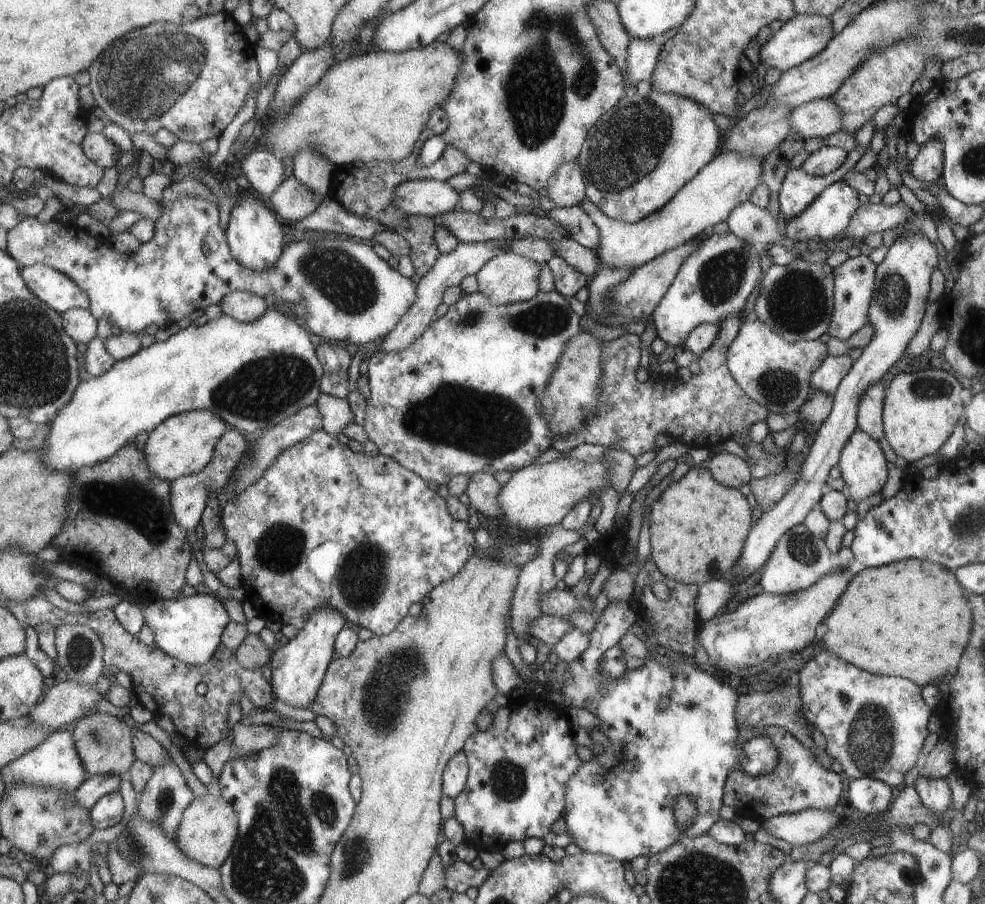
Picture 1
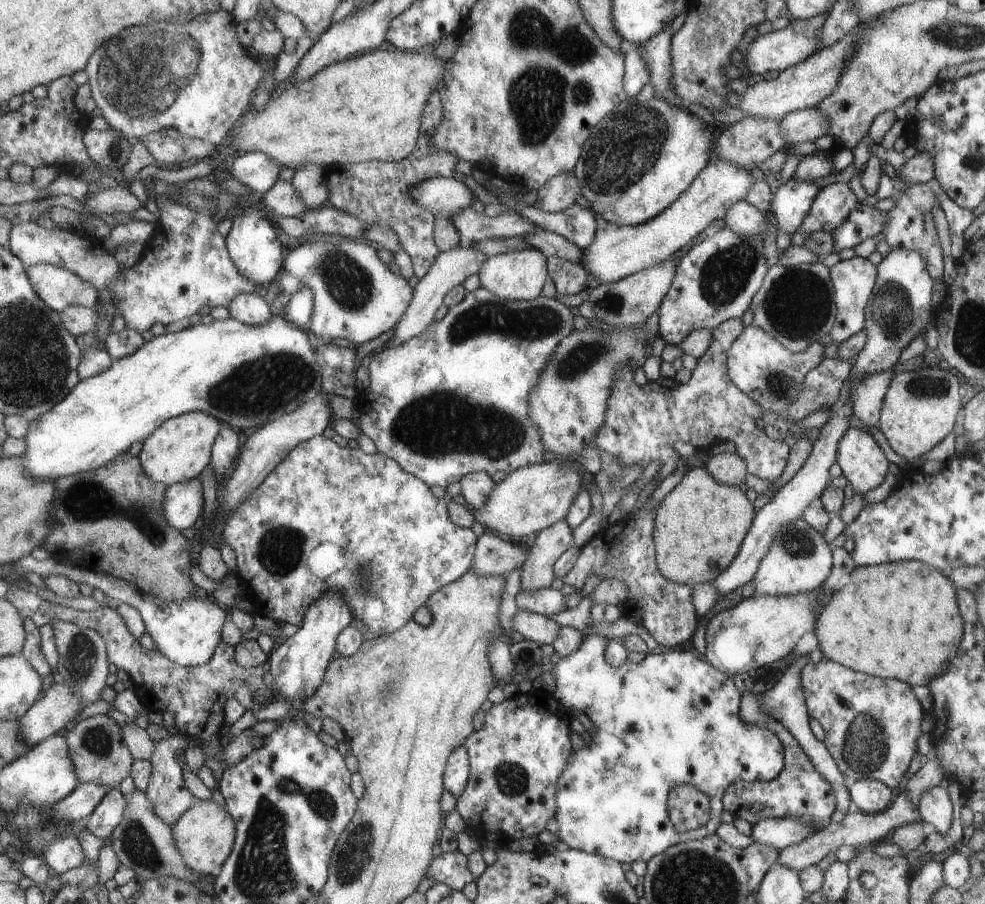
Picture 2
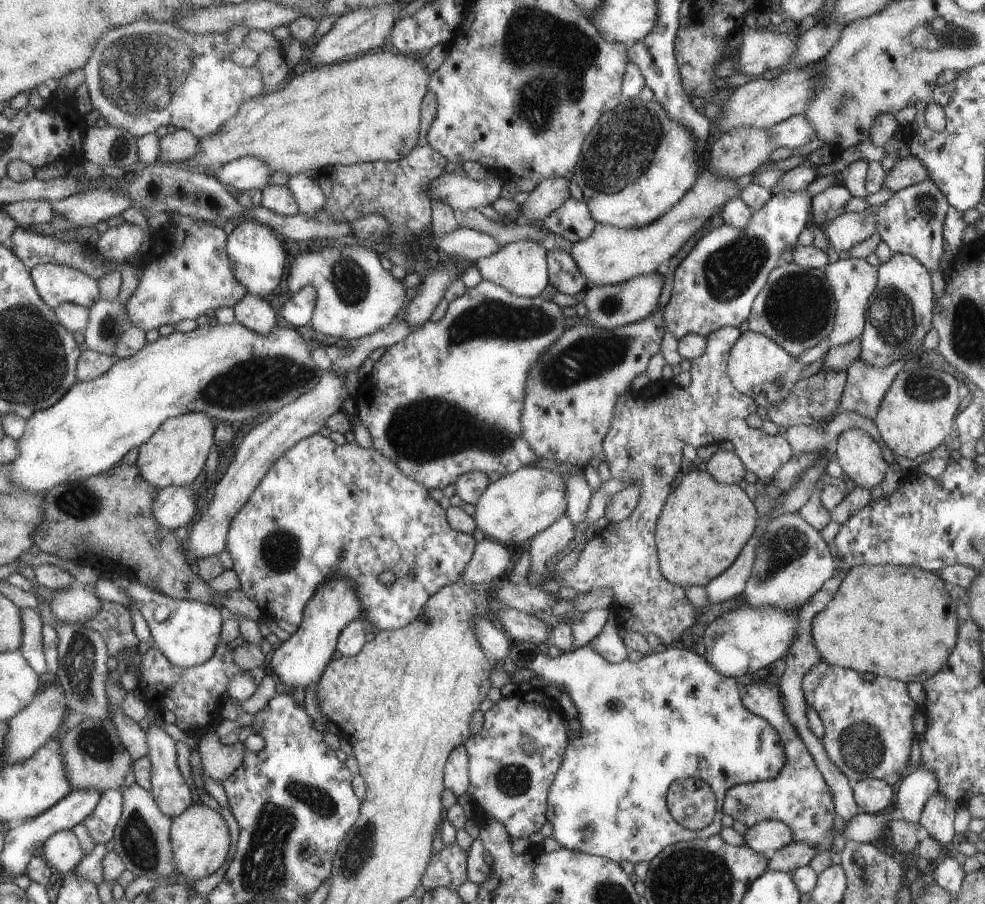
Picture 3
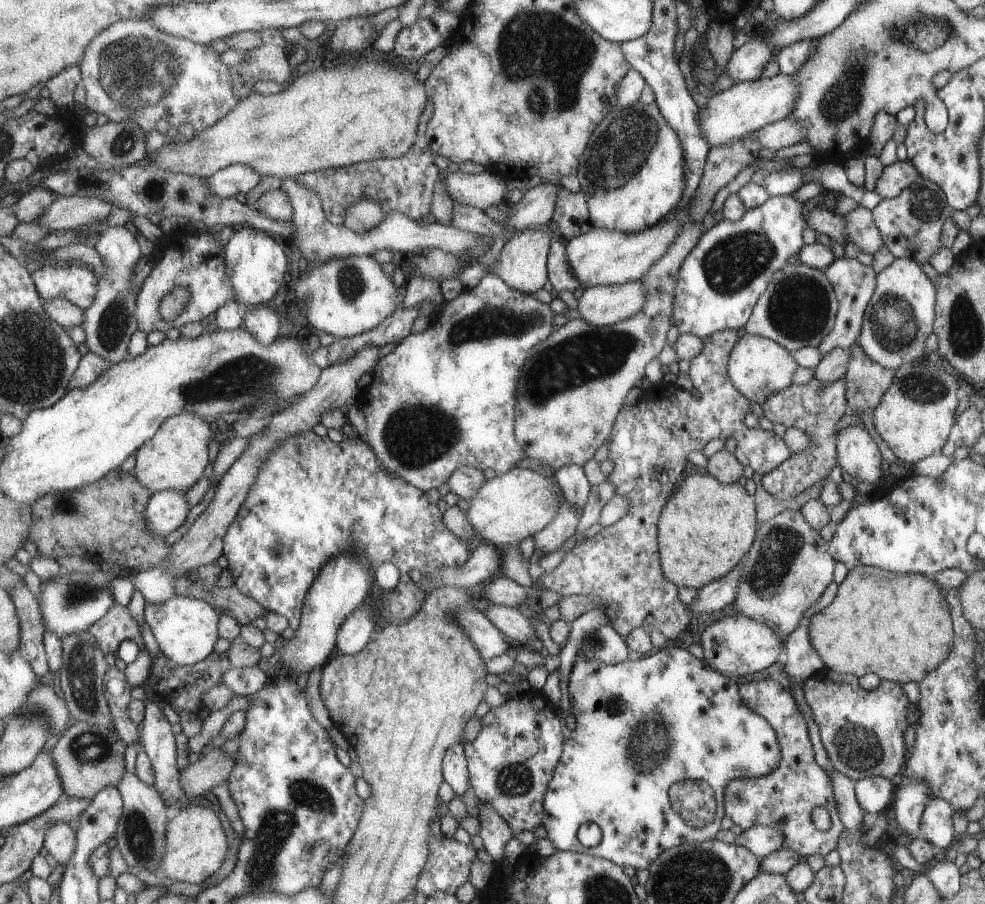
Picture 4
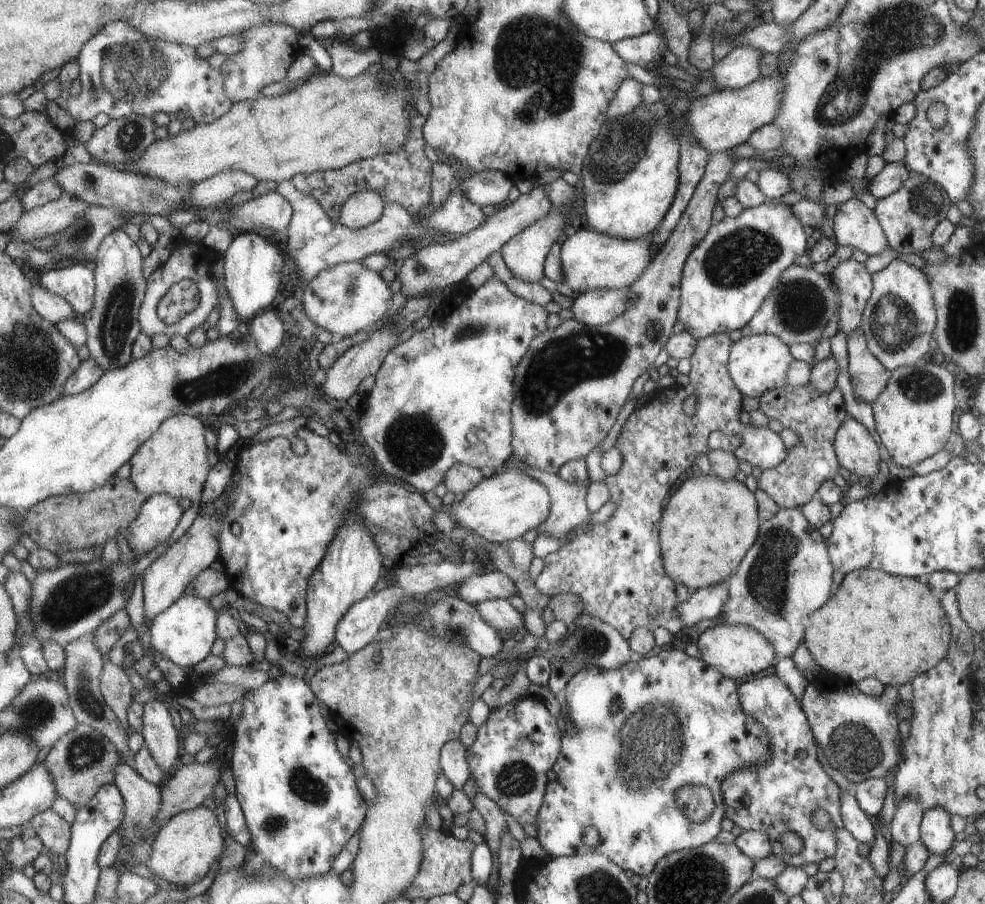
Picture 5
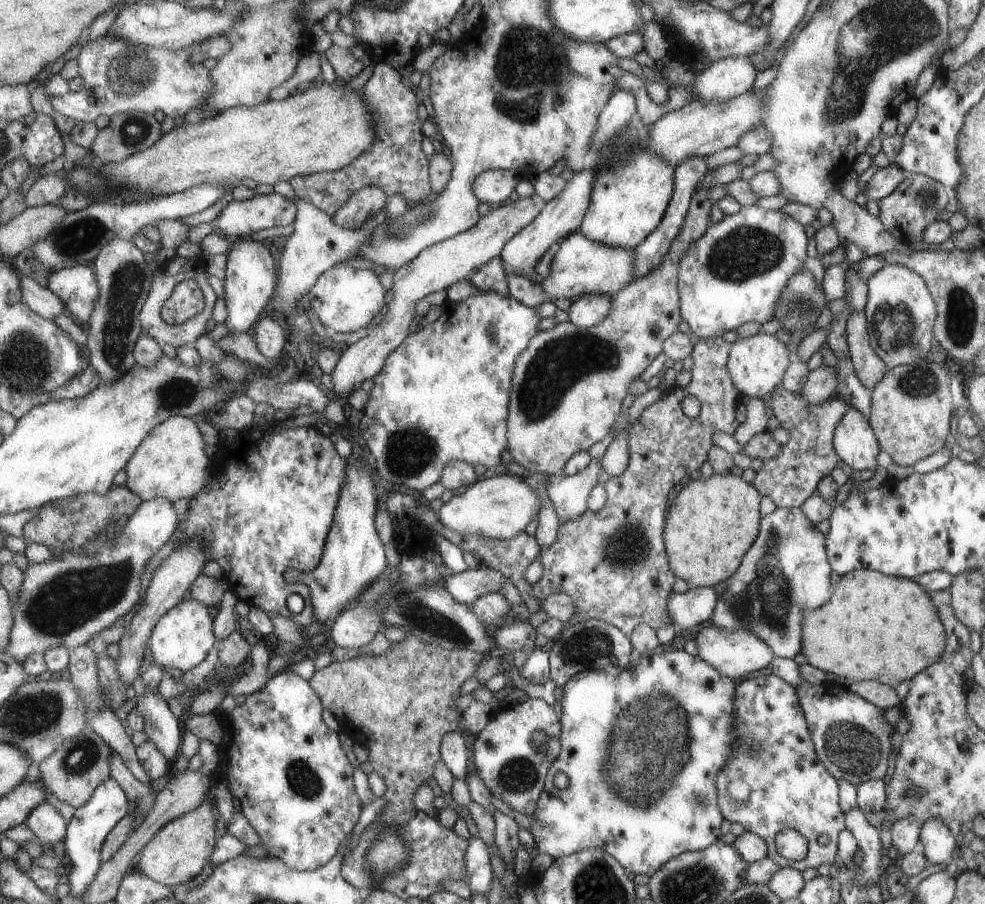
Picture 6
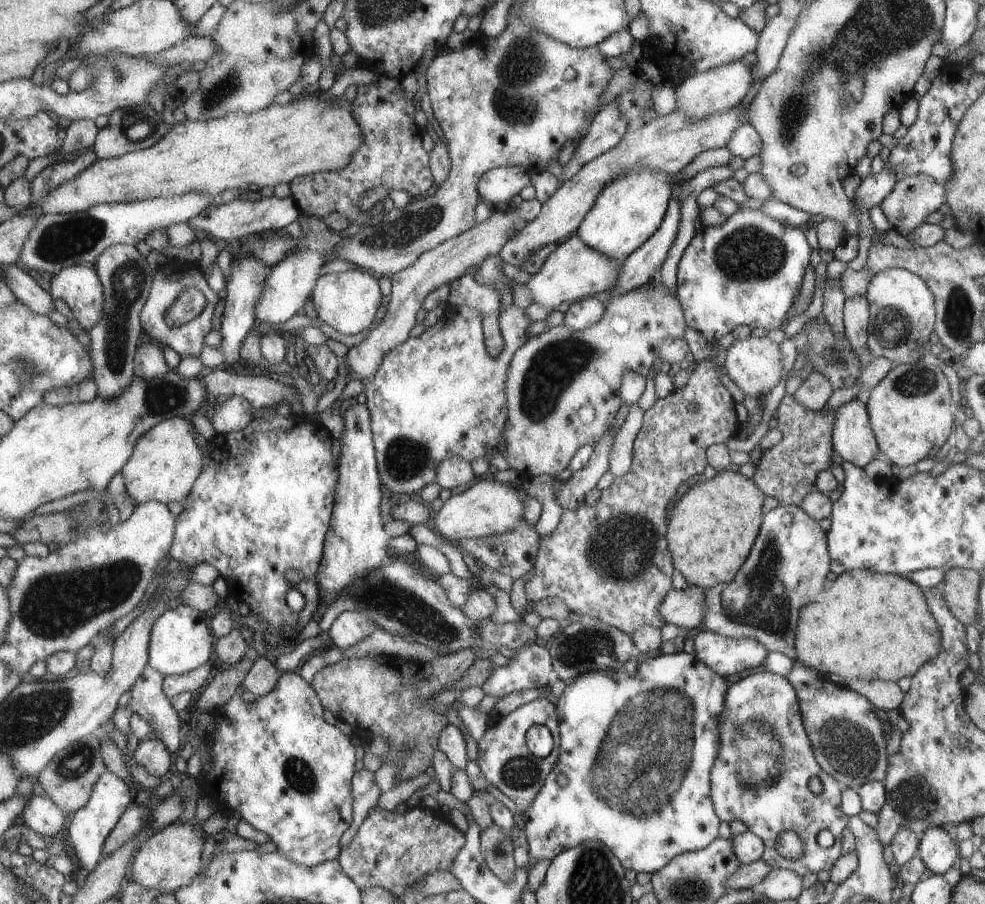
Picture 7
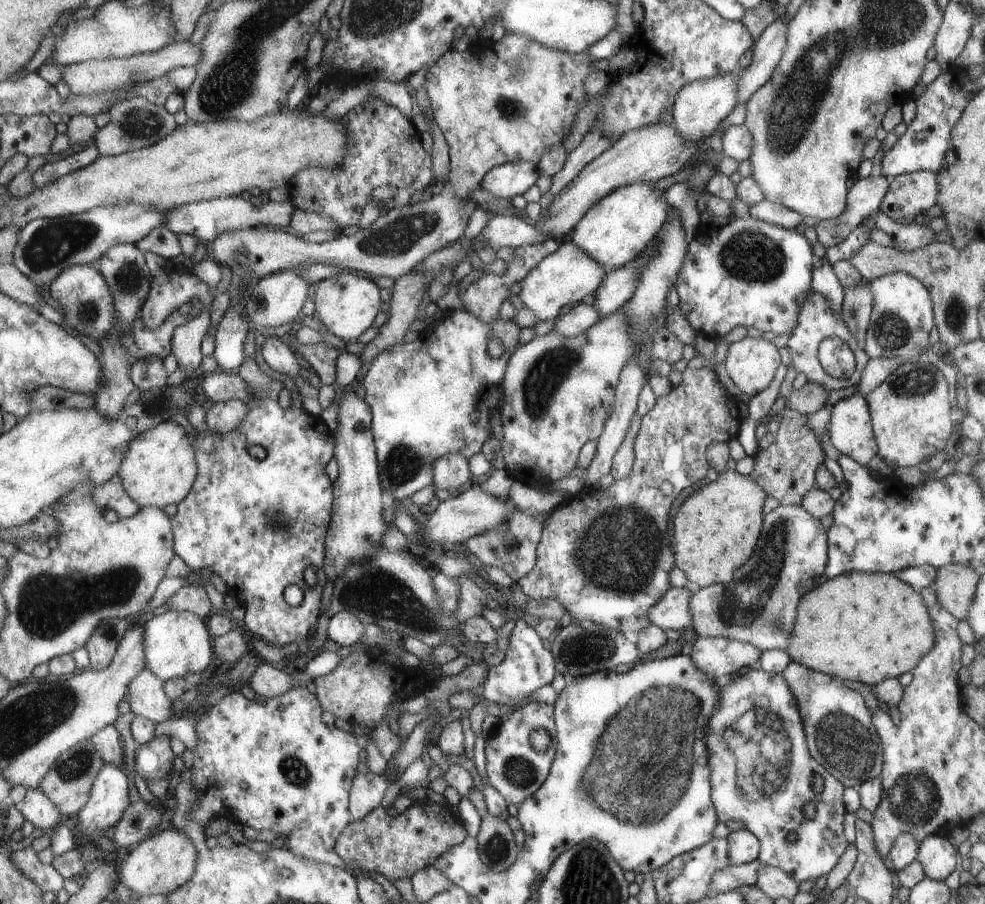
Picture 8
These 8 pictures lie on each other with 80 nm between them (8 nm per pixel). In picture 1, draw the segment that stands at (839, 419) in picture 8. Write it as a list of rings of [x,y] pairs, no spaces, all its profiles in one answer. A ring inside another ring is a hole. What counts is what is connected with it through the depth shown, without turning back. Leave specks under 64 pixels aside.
[[[858,430],[843,445],[837,465],[848,486],[847,496],[862,507],[867,497],[879,494],[887,480],[887,462],[877,441]]]

